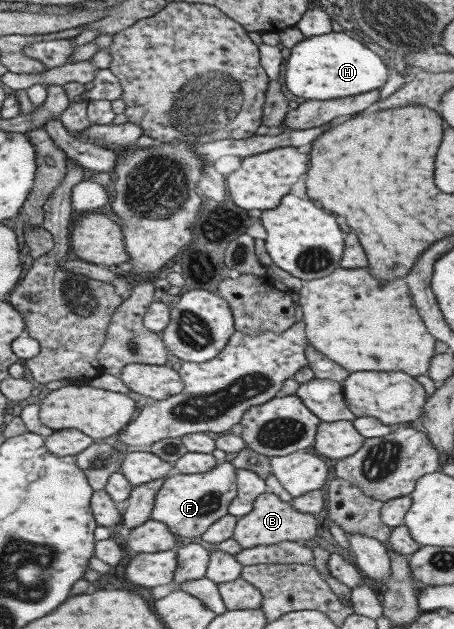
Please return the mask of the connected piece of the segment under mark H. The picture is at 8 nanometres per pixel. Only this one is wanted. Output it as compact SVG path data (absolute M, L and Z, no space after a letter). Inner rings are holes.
M332 30L304 37L292 46L285 61L284 86L294 96L305 100L333 100L380 89L388 77L388 70L380 58L360 40Z

